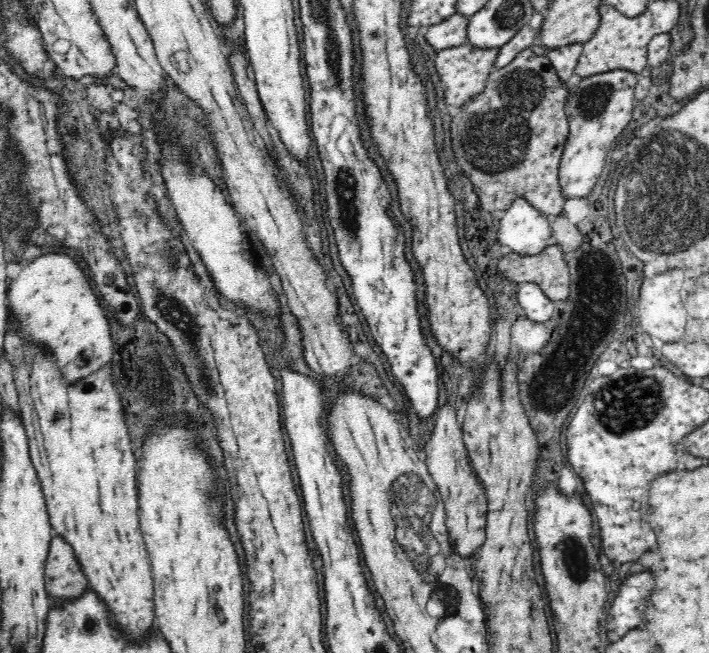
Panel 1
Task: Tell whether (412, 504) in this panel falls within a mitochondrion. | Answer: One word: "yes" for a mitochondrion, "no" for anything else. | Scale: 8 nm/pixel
yes

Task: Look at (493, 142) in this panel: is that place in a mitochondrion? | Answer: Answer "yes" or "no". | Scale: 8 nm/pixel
yes

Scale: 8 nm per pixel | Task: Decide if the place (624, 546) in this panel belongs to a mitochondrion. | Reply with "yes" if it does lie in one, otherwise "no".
no

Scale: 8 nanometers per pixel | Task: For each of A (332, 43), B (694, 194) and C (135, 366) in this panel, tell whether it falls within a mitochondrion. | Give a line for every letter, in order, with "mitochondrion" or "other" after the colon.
A: mitochondrion
B: mitochondrion
C: other

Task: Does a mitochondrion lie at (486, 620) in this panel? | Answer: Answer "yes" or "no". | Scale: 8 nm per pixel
no

